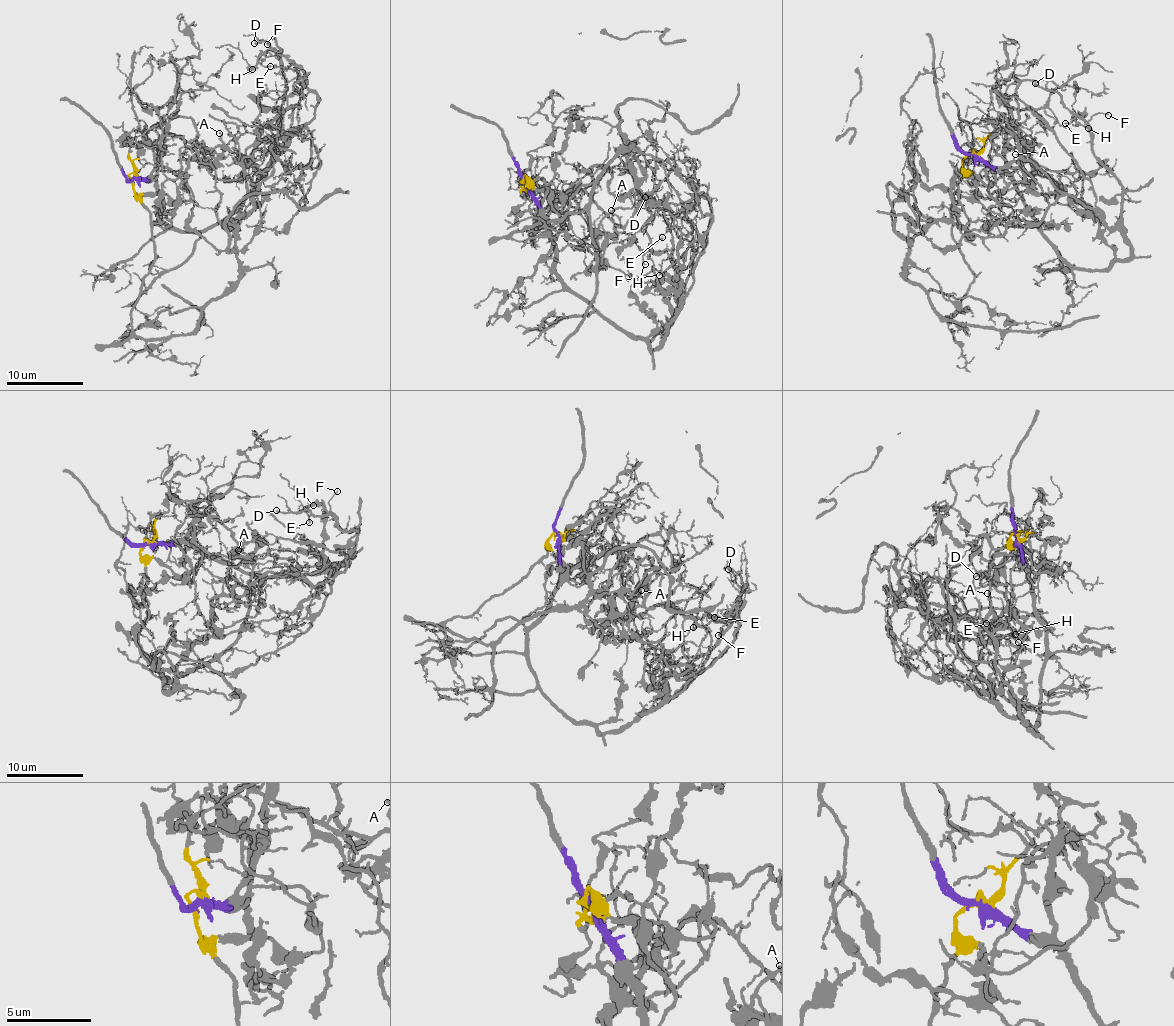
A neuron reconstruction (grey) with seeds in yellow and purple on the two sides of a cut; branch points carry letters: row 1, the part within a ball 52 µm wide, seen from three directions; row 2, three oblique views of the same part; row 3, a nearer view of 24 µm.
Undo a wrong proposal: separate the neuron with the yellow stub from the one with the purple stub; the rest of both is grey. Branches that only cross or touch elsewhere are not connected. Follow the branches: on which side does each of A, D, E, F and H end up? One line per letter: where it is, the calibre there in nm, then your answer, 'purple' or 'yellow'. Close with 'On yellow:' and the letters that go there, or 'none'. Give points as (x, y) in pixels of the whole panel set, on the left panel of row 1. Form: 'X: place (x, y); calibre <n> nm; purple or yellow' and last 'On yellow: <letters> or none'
A: place (219, 133); calibre 120 nm; purple
D: place (254, 43); calibre 150 nm; purple
E: place (270, 66); calibre 140 nm; purple
F: place (267, 44); calibre 110 nm; purple
H: place (252, 69); calibre 140 nm; purple
On yellow: none

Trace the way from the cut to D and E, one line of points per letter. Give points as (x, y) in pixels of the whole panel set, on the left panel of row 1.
D: (134, 180), (156, 180), (162, 220), (184, 231), (224, 221), (253, 190), (287, 85), (276, 39), (253, 43)
E: (134, 180), (156, 180), (175, 228), (236, 213), (272, 156), (287, 88), (274, 49), (259, 62), (270, 67)

